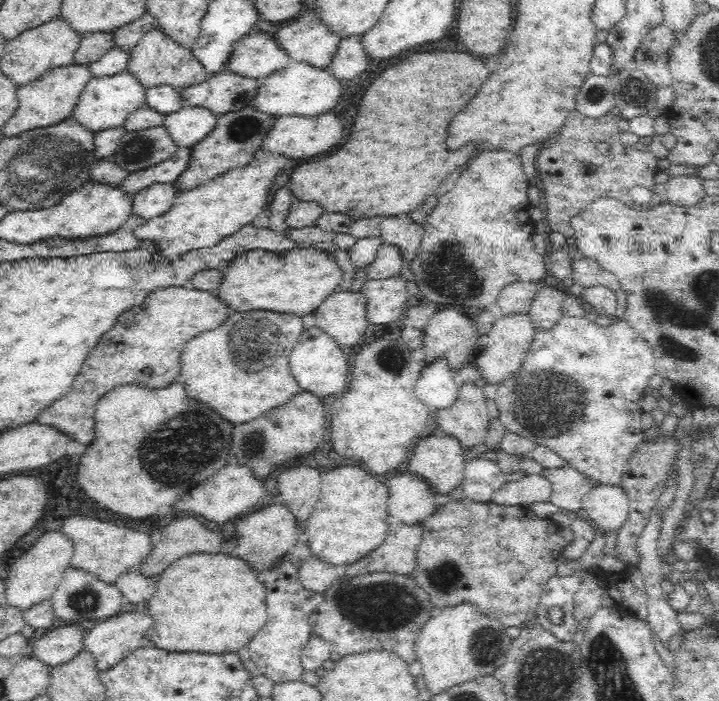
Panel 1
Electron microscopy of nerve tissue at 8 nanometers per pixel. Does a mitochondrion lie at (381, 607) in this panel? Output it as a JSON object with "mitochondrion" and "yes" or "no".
{"mitochondrion":"yes"}

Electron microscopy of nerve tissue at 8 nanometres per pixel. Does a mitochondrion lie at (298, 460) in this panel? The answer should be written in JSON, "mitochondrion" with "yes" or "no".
{"mitochondrion":"no"}

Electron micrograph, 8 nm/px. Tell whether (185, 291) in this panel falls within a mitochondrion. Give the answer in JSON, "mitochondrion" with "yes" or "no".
{"mitochondrion":"no"}

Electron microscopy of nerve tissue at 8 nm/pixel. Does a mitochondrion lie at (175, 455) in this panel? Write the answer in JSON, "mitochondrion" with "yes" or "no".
{"mitochondrion":"yes"}

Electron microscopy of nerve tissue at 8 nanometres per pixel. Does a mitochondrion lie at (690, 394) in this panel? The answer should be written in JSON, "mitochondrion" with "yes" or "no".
{"mitochondrion":"no"}

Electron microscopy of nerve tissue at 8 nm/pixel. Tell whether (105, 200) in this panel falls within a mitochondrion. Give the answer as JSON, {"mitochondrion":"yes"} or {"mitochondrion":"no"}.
{"mitochondrion":"no"}

